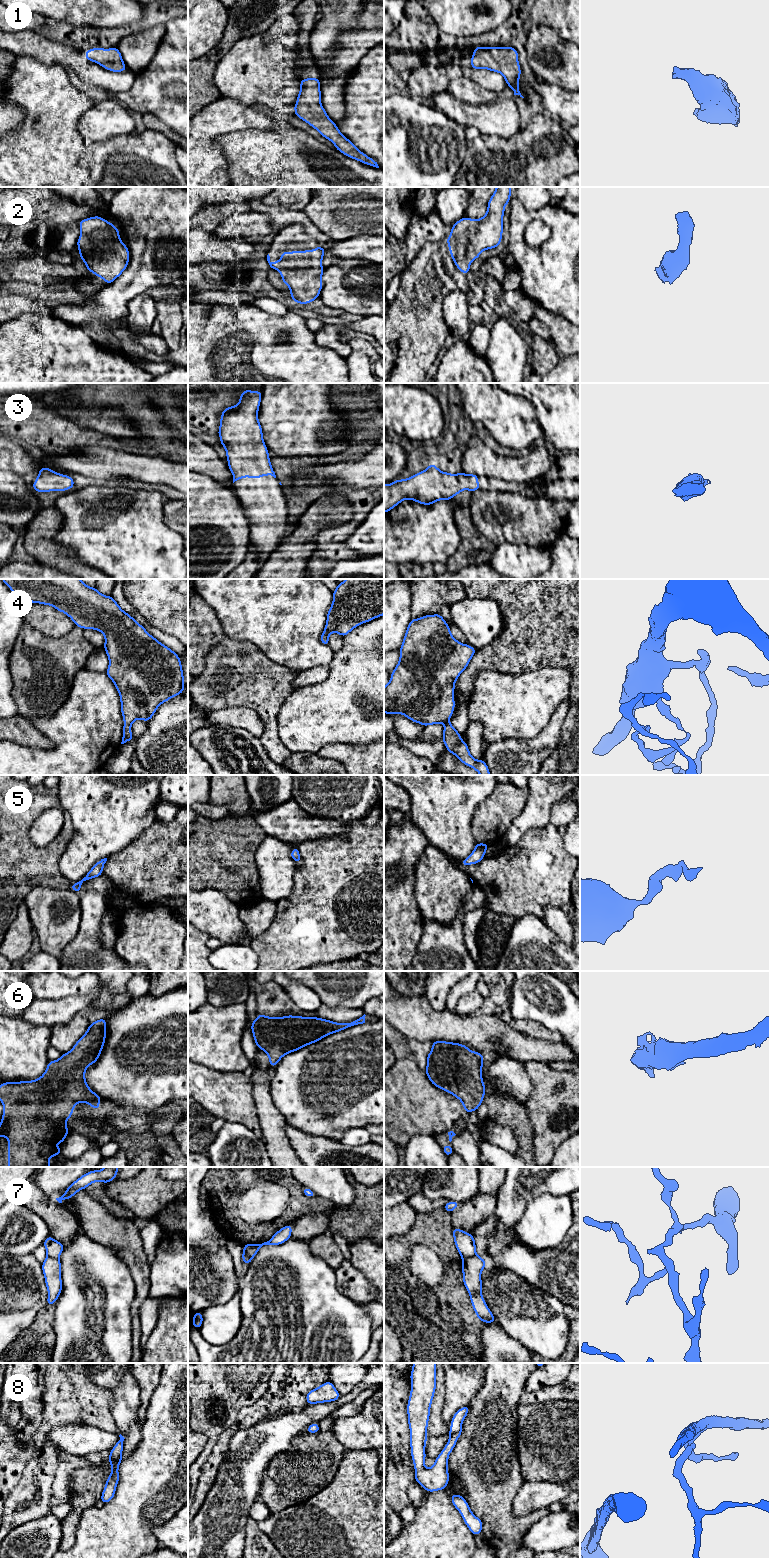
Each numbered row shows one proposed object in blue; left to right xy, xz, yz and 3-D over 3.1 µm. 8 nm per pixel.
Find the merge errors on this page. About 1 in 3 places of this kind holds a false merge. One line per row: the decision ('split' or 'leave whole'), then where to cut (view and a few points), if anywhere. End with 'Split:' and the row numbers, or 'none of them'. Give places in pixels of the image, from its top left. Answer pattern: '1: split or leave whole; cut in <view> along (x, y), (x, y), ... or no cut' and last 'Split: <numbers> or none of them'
1: leave whole; no cut
2: leave whole; no cut
3: leave whole; no cut
4: leave whole; no cut
5: leave whole; no cut
6: leave whole; no cut
7: split; cut in yz along (476, 1254), (463, 1260)
8: leave whole; no cut
Split: 7

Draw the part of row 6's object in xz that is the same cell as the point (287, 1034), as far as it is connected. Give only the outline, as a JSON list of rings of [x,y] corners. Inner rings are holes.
[[[259,1014],[251,1023],[254,1041],[269,1056],[274,1068],[288,1053],[297,1051],[322,1038],[344,1029],[365,1023],[365,1014],[349,1023],[336,1023],[319,1017],[267,1017]]]

